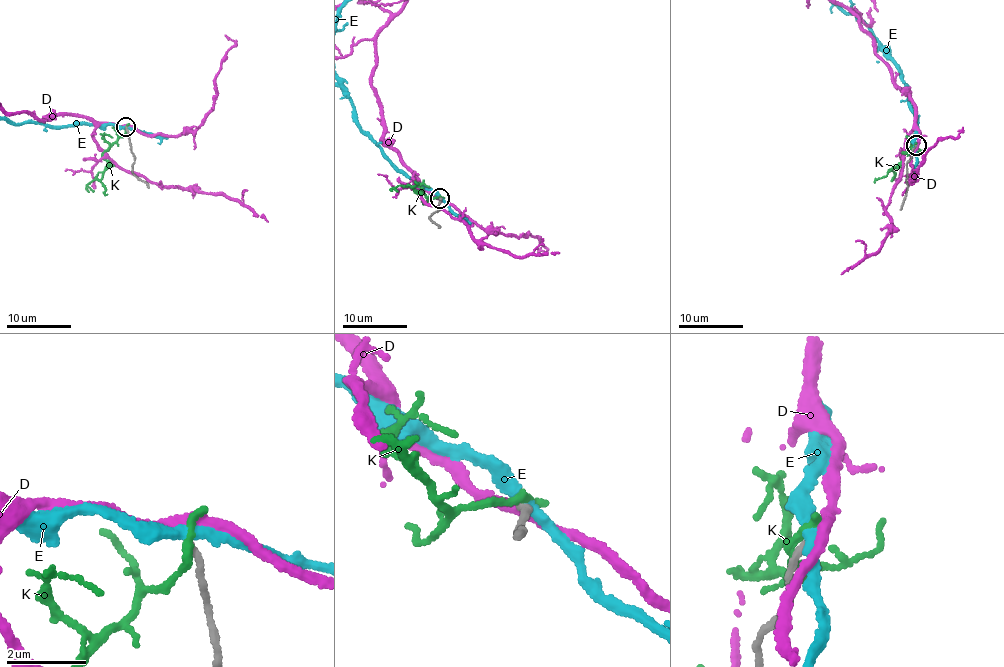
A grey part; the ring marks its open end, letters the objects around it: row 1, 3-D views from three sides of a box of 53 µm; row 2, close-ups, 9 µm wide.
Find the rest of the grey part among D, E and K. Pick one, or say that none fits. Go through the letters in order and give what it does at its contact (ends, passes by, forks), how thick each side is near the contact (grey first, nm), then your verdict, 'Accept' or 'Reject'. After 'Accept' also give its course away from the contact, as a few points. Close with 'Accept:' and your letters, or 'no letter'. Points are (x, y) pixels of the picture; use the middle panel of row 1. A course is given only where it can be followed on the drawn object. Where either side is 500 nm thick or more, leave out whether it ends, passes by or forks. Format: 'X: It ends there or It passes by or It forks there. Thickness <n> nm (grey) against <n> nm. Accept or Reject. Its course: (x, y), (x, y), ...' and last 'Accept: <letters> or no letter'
D: It passes by. Thickness 140 nm (grey) against 280 nm. Reject
E: It passes by. Thickness 140 nm (grey) against 300 nm. Reject
K: It ends there. Thickness 170 nm (grey) against 240 nm. Reject
Accept: no letter

